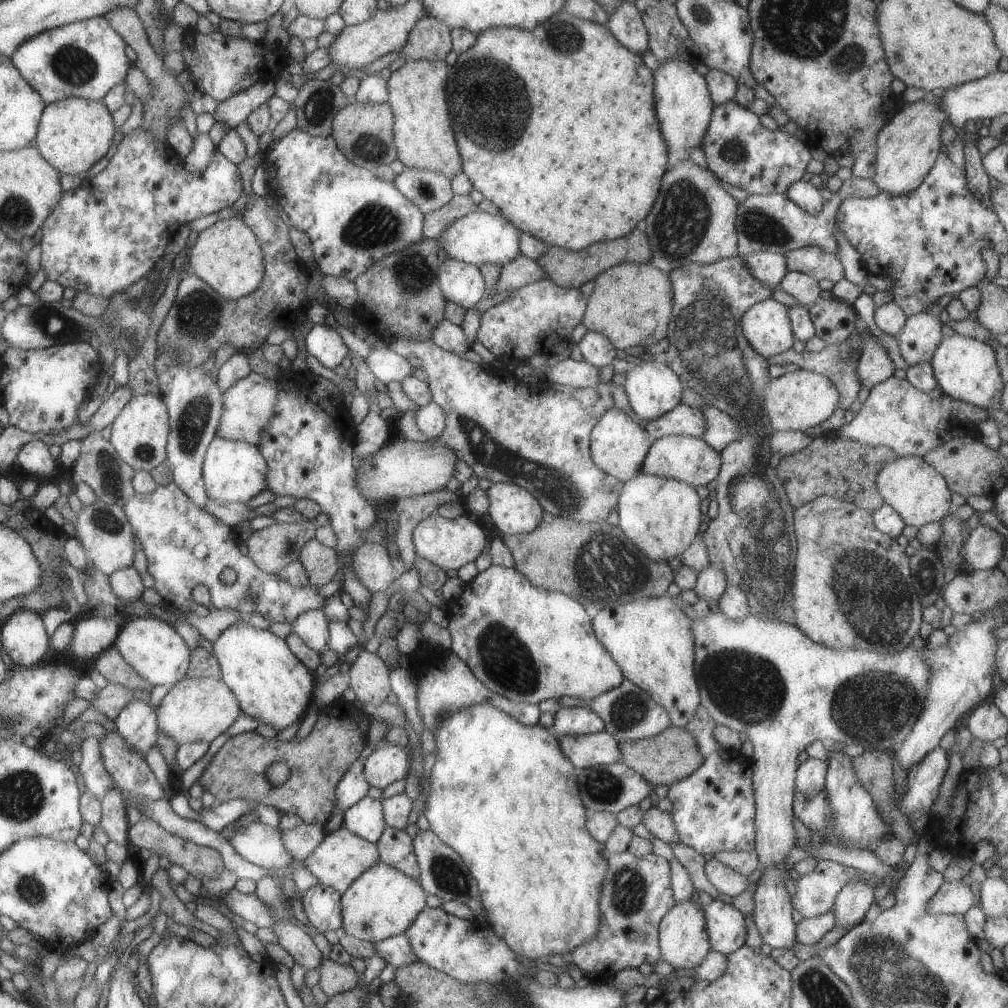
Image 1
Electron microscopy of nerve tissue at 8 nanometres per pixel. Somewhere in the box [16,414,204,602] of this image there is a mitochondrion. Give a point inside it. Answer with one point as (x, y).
(111, 477)

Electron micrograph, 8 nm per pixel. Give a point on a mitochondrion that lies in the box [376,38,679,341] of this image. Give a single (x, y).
(413, 274)

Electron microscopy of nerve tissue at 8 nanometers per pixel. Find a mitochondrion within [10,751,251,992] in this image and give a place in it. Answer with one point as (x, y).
(32, 890)

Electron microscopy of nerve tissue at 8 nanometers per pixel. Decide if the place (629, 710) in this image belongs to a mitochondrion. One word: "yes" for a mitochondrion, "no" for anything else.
yes

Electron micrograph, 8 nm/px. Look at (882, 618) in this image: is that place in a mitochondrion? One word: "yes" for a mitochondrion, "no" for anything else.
yes

